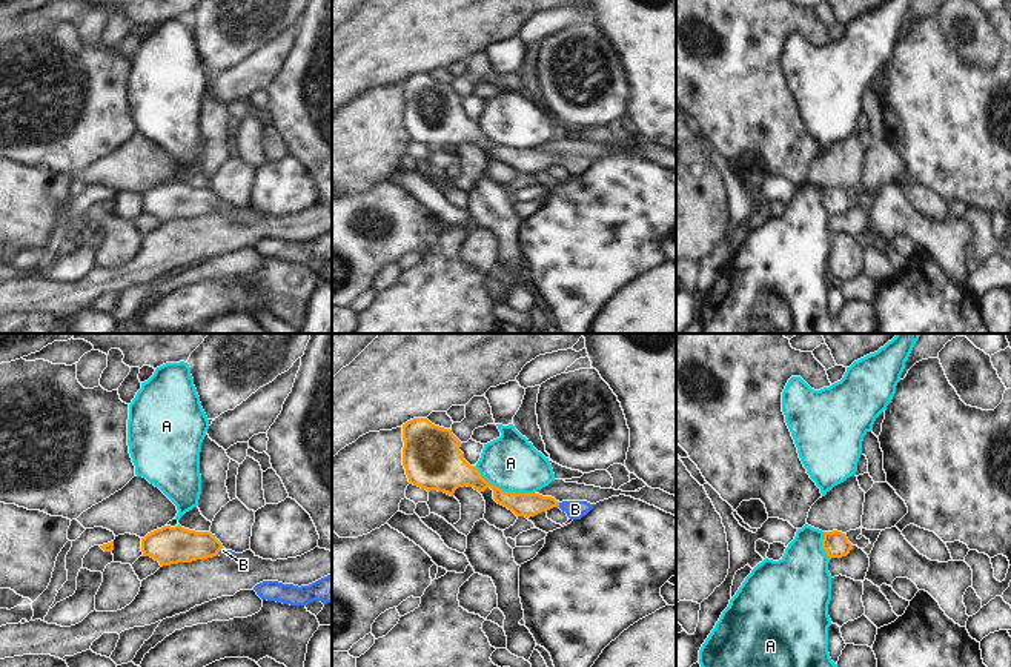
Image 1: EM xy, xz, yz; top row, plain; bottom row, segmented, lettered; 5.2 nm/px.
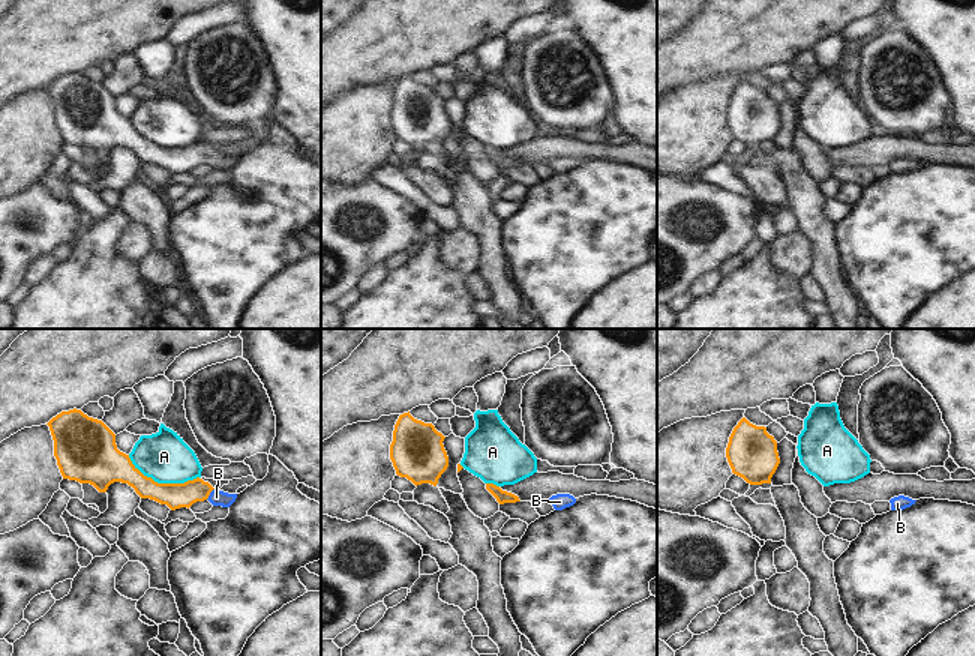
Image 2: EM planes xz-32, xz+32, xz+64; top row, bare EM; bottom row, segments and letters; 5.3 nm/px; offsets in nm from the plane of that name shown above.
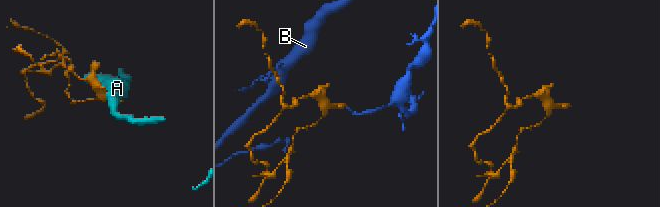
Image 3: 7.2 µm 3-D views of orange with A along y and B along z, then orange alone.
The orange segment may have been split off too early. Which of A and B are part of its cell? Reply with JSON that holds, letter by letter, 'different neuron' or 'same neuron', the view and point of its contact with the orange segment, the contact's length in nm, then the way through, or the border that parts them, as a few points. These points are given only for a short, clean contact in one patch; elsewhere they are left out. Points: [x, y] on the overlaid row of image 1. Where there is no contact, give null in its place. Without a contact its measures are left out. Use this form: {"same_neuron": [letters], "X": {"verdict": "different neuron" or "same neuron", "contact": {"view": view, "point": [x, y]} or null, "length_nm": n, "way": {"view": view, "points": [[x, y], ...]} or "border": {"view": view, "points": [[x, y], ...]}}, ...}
{"same_neuron": ["B"], "A": {"verdict": "different neuron", "contact": {"view": "xz", "point": [503, 491]}, "length_nm": 340, "border": {"view": "xz", "points": [[475, 466], [487, 481], [504, 491], [533, 494]]}}, "B": {"verdict": "same neuron", "contact": {"view": "xz", "point": [558, 504]}, "length_nm": 30, "way": {"view": "xz", "points": [[523, 504], [558, 504], [575, 509]]}}}

